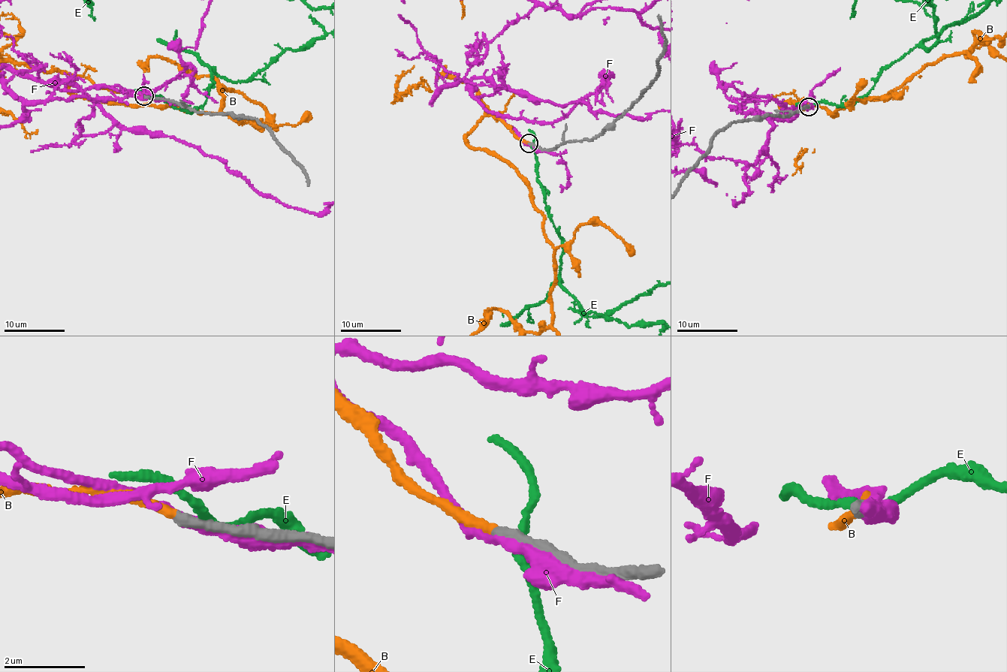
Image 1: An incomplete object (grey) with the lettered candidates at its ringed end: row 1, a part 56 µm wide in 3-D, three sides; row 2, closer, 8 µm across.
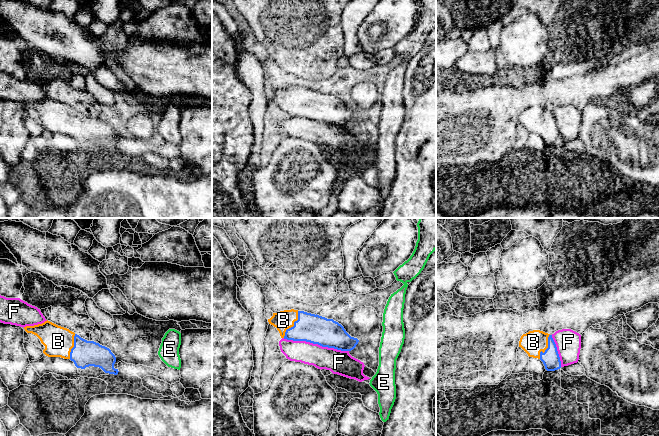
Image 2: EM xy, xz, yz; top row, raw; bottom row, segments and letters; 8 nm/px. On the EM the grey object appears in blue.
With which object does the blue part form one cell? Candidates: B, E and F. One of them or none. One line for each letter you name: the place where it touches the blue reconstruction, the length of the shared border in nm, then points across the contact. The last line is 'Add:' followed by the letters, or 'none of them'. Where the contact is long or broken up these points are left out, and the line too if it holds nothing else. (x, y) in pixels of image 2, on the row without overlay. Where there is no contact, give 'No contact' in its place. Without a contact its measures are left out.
B: Touches blue at xz (294, 101). Shared border 240 nm. Path across: xz (312, 104), (294, 101), (283, 96)
Add: B

